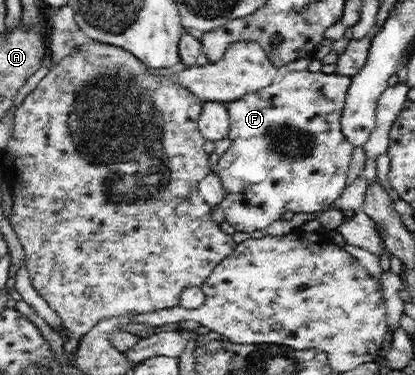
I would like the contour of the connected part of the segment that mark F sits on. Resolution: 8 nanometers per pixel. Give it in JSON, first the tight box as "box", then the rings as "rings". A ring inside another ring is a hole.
{"box":[212,69,356,234],"rings":[[[309,69],[299,72],[288,72],[279,80],[275,80],[271,86],[256,92],[257,94],[247,94],[245,98],[229,104],[230,129],[227,137],[231,139],[231,147],[220,156],[212,172],[219,176],[225,187],[225,200],[220,206],[224,210],[224,221],[227,224],[231,224],[235,231],[244,231],[251,234],[255,230],[265,229],[267,226],[271,226],[273,222],[277,222],[287,210],[295,212],[295,214],[299,212],[320,212],[329,207],[331,203],[334,203],[342,195],[343,189],[347,186],[347,171],[349,170],[351,154],[353,154],[353,149],[356,147],[345,136],[342,127],[342,114],[351,83],[352,76],[343,76],[337,73],[329,74],[323,73],[323,71],[316,73],[309,71]]]}

